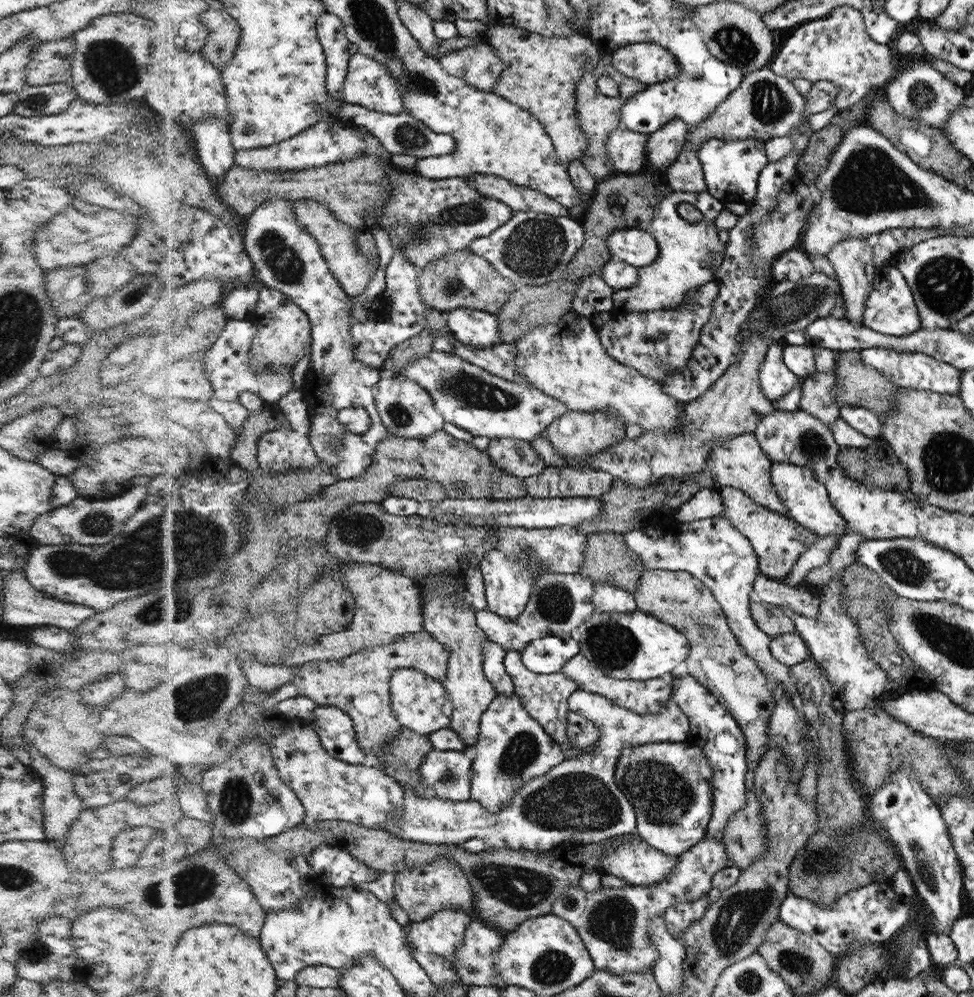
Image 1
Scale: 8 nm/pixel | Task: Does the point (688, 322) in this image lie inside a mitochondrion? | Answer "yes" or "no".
no

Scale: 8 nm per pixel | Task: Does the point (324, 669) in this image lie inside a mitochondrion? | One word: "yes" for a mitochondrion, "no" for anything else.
no

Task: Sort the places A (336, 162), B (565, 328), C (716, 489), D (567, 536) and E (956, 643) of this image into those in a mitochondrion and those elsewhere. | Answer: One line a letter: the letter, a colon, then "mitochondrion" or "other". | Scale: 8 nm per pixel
A: other
B: other
C: other
D: other
E: mitochondrion

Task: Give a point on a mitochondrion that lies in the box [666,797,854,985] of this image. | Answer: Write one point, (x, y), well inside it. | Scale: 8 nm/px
(738, 917)

